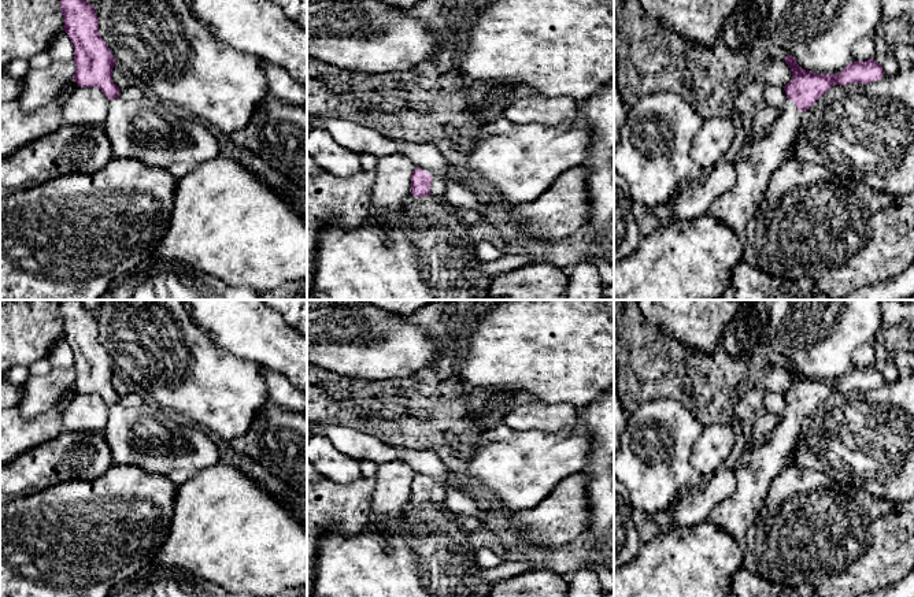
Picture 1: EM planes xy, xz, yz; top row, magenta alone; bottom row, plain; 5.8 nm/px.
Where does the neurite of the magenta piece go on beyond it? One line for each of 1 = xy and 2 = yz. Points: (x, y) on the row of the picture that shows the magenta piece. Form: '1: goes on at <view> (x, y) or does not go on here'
1: goes on at xy (150, 130)
2: goes on at yz (755, 163)

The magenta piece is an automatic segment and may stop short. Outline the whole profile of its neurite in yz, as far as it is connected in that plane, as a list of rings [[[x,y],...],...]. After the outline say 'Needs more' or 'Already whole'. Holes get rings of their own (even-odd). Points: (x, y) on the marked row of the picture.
[[[793,56],[784,58],[792,79],[784,86],[787,103],[774,120],[770,133],[752,144],[745,144],[734,159],[737,179],[708,209],[717,220],[736,234],[743,234],[748,220],[765,199],[773,173],[791,157],[803,114],[832,86],[870,84],[884,77],[874,59],[852,62],[840,74],[817,74],[802,68]]]. Needs more

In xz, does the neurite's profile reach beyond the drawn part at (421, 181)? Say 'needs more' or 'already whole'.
needs more

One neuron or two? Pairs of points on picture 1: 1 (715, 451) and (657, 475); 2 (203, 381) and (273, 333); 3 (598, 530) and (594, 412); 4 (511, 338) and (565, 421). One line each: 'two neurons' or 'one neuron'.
1: two neurons
2: two neurons
3: one neuron
4: two neurons

